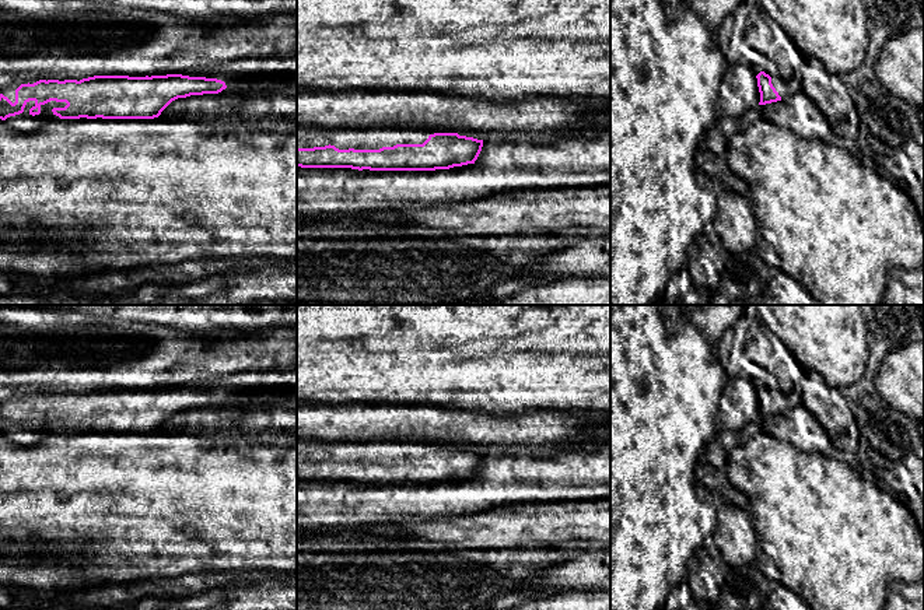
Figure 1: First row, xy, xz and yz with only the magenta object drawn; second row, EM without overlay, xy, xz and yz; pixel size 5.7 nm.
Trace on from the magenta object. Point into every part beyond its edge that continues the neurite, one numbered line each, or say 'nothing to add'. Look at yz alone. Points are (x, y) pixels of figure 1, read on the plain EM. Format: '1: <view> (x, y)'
1: yz (780, 399)

